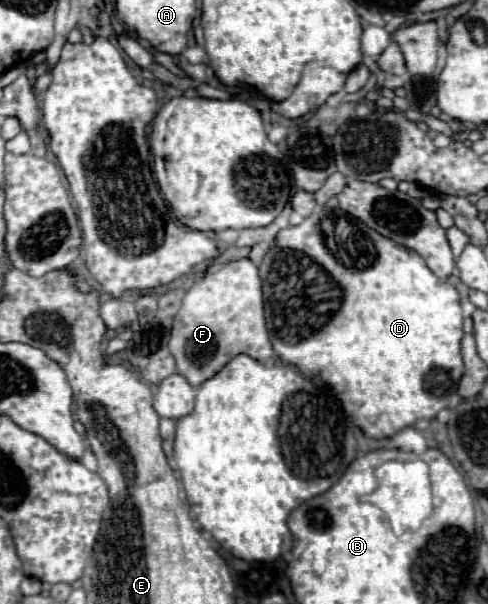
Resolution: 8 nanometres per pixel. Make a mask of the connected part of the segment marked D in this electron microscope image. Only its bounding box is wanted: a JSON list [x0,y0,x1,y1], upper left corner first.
[259,210,463,438]

